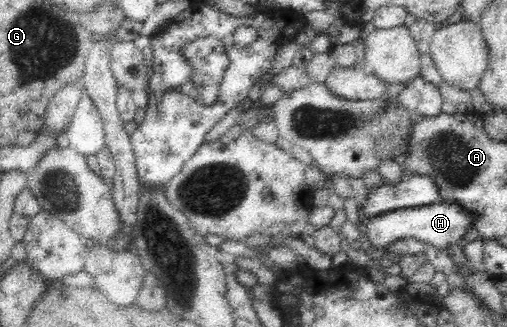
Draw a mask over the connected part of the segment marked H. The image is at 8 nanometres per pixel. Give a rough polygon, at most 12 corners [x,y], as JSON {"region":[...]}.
{"region":[[437,201],[369,219],[371,246],[460,243],[474,215]]}

